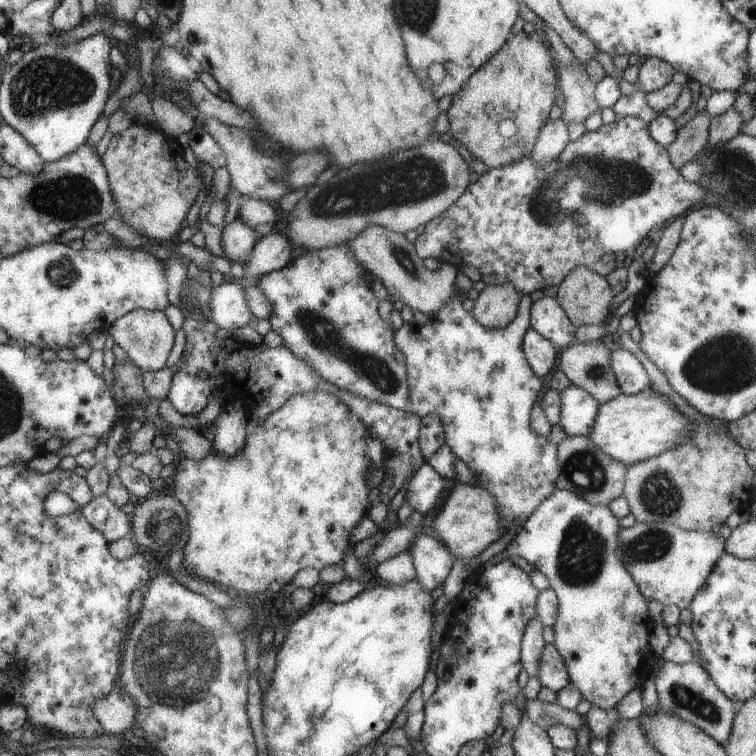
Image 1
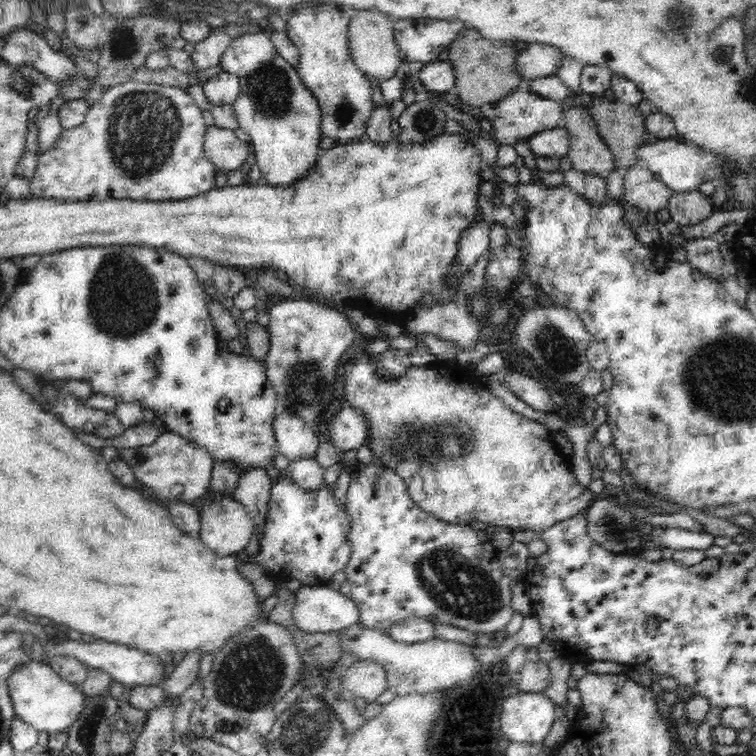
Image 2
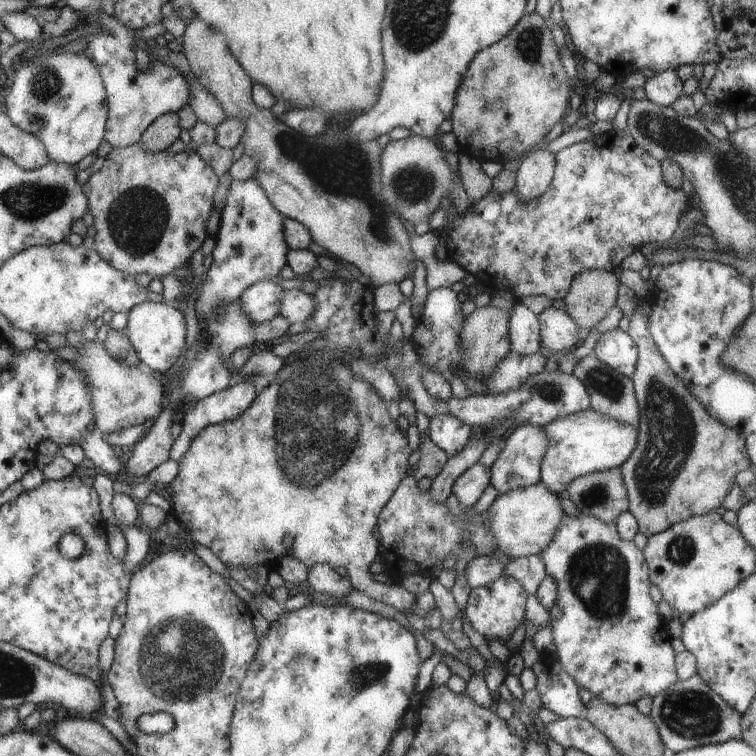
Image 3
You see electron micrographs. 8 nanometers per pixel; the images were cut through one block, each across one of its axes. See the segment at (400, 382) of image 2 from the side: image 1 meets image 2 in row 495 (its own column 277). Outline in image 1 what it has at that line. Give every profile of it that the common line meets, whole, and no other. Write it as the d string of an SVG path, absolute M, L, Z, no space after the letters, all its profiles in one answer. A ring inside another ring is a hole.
M314 388L291 396L291 399L287 400L282 408L268 416L262 424L258 424L252 434L246 435L244 448L236 456L224 456L223 453L212 449L212 452L202 460L182 458L178 462L178 466L176 465L176 474L169 482L174 491L173 496L182 503L188 514L189 537L182 546L184 558L181 570L196 579L216 584L219 588L230 592L254 592L269 595L268 588L272 582L288 584L292 582L297 572L306 567L314 567L320 571L328 565L342 565L346 554L353 550L353 546L350 546L350 534L360 524L360 520L366 517L366 512L370 507L368 505L370 484L368 484L366 476L372 470L373 463L366 456L368 438L370 438L370 430L367 425L360 420L359 416L356 416L356 413L352 412L351 408L348 408L347 404L344 404L339 397L332 396L332 393L320 392Z

